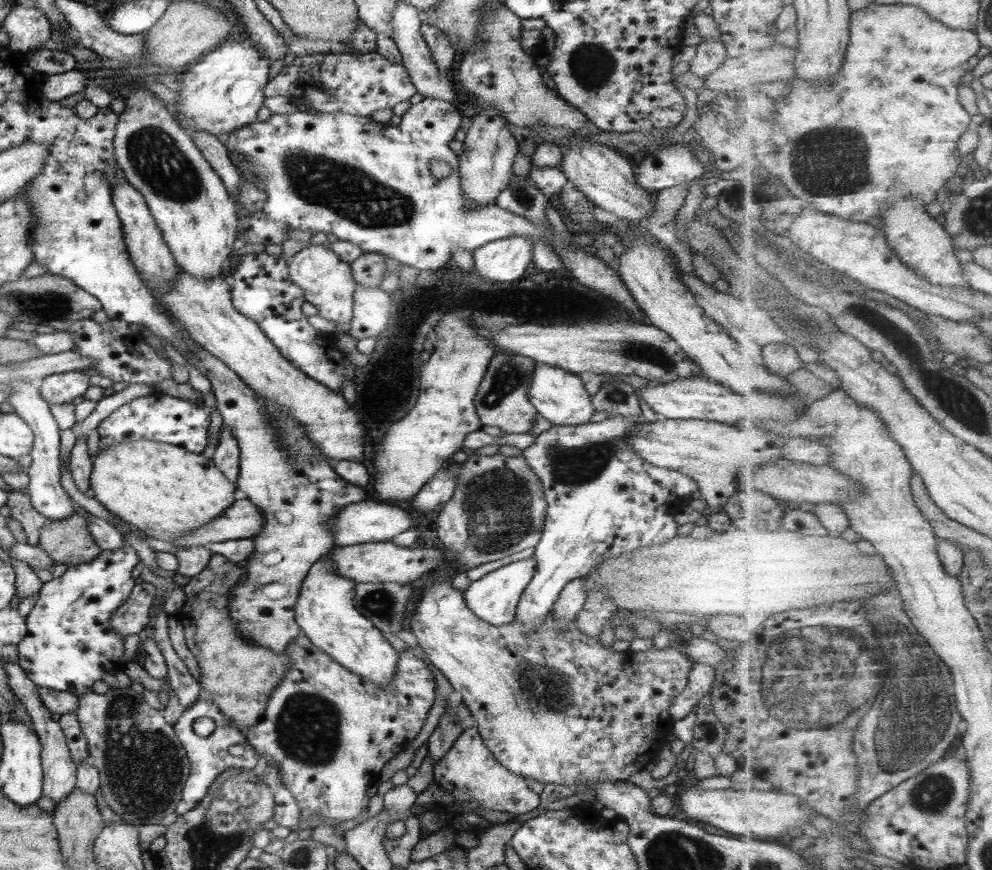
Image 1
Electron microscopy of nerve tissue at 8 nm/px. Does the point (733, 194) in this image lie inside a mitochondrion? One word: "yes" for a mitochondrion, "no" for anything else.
no

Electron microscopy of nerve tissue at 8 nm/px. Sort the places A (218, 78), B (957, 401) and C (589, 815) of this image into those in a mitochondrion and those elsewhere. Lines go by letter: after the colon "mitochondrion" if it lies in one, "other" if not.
A: other
B: mitochondrion
C: other

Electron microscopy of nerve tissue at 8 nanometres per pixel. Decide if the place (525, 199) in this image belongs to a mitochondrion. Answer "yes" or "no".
yes

